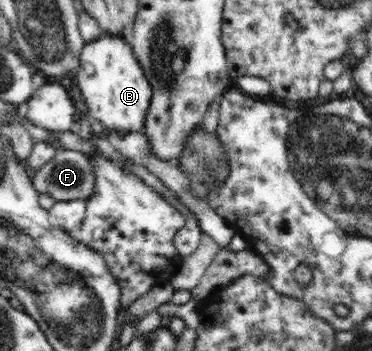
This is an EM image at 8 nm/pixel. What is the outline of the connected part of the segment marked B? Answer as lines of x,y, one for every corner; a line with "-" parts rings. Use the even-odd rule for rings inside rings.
104,34
85,43
79,54
77,83
91,119
99,121
109,131
142,134
146,112
152,101
152,88
126,38

